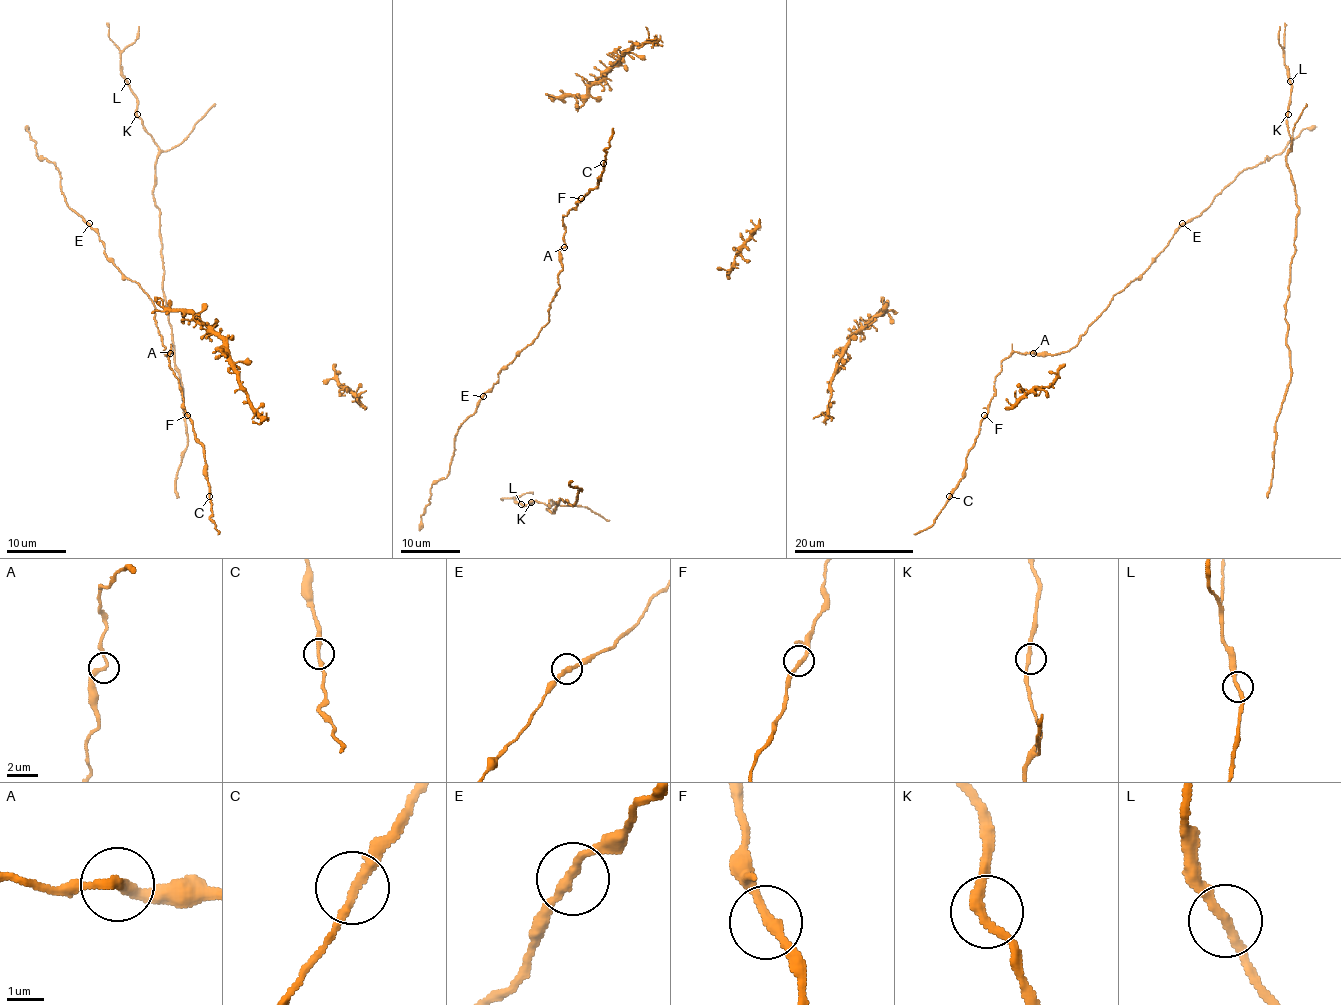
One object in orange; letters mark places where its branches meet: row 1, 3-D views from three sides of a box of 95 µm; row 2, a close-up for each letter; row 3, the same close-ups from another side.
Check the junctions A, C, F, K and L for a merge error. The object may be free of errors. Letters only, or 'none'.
none

